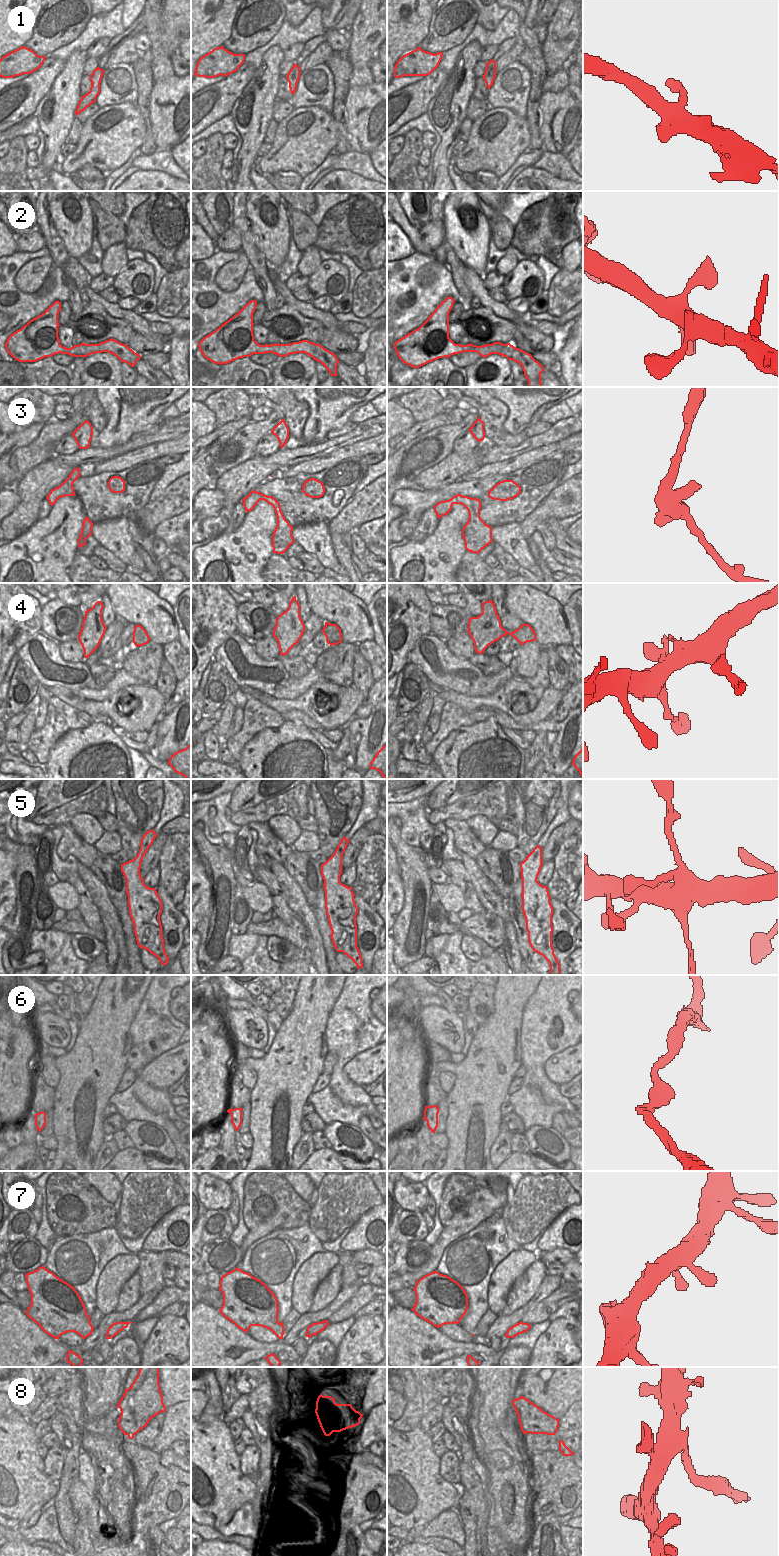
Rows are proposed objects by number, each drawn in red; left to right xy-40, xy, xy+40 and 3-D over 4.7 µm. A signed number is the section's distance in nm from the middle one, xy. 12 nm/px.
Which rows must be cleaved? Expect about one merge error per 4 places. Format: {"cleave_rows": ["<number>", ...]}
{"cleave_rows": ["8"]}

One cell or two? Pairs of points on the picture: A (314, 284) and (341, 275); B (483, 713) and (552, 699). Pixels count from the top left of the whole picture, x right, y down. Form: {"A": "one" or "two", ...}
{"A": "one", "B": "two"}

